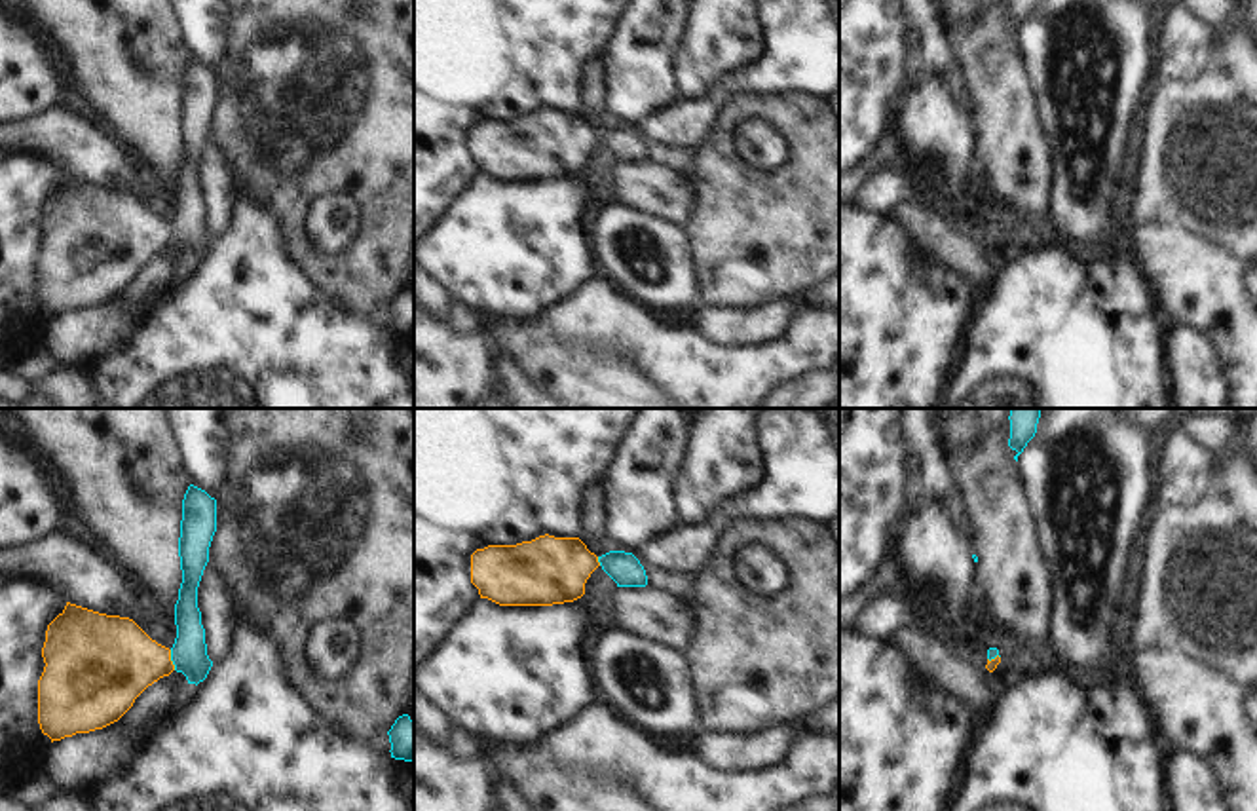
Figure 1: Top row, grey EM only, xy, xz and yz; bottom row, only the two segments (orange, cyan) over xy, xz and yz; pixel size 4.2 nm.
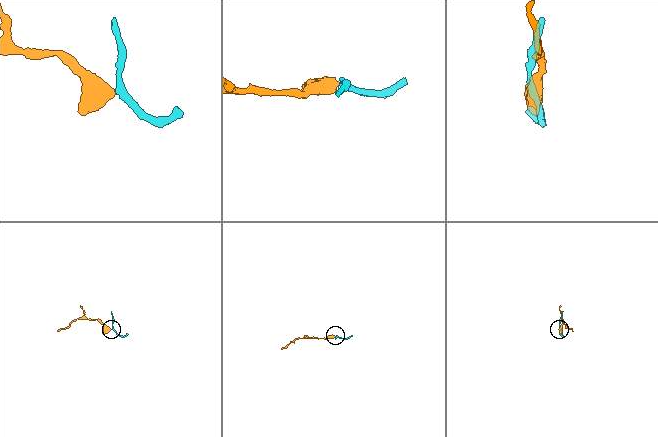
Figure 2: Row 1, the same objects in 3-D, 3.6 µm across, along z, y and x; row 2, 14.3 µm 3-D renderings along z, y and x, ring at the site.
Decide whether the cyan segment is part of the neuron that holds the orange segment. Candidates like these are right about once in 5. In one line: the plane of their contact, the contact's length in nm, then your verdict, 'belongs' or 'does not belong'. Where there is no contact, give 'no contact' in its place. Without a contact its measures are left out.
xy | 90 nm | belongs

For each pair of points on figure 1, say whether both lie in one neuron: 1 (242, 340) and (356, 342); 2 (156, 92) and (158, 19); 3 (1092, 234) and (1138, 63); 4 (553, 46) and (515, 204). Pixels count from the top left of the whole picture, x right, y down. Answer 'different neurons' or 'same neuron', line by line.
1: same neuron
2: same neuron
3: same neuron
4: different neurons

